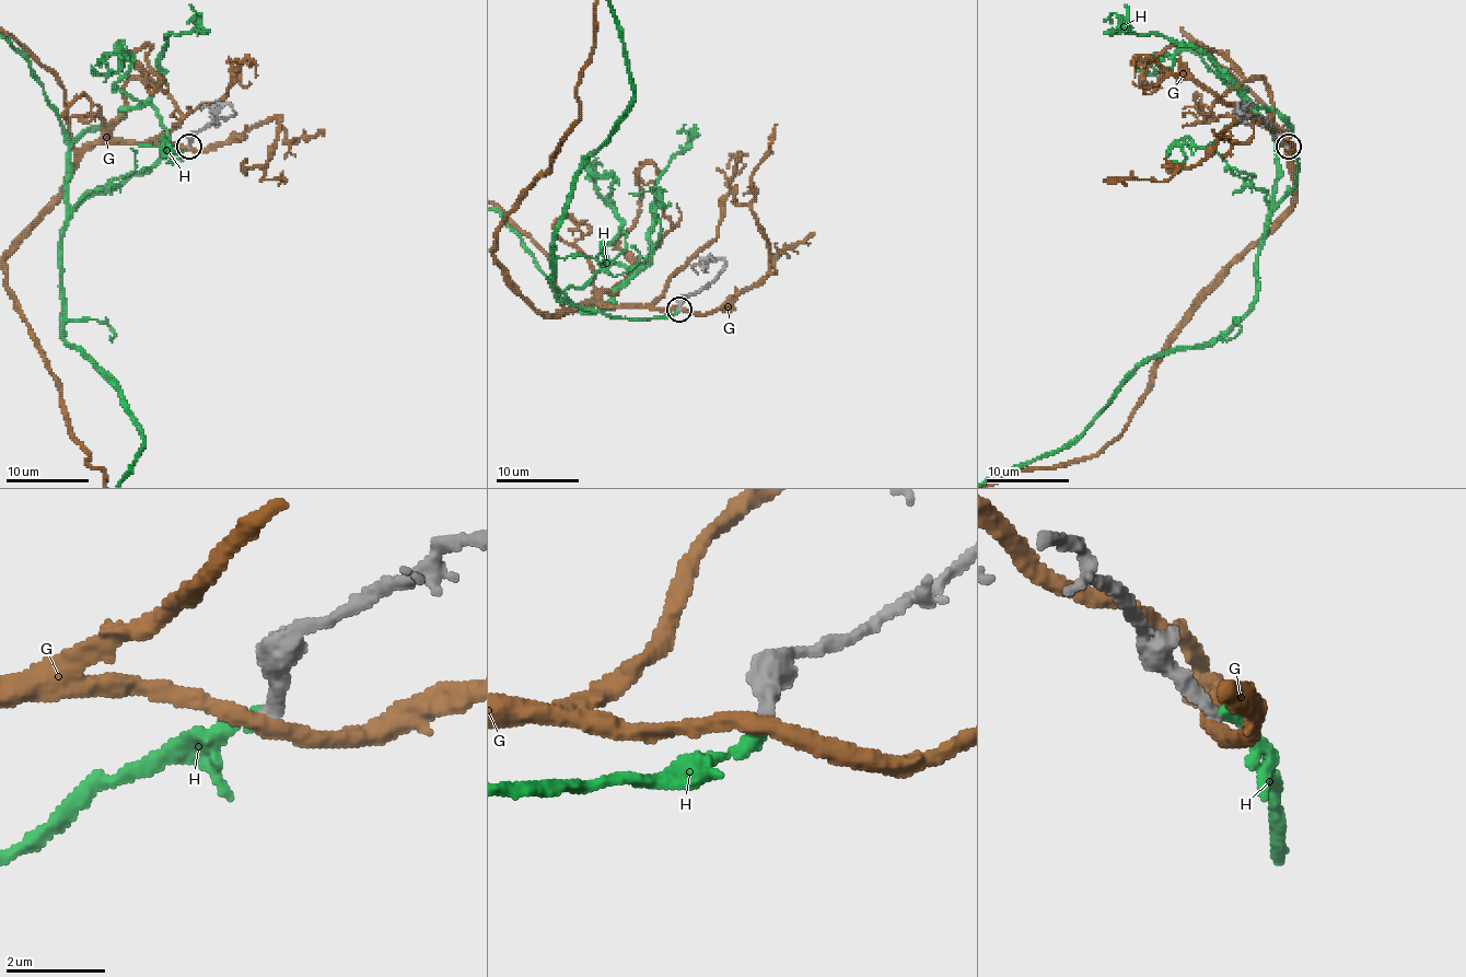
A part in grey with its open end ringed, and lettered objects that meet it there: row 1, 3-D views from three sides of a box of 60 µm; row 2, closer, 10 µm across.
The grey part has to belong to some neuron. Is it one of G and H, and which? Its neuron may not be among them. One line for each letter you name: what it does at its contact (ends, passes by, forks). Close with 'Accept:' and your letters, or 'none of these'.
H: it ends there
Accept: H

